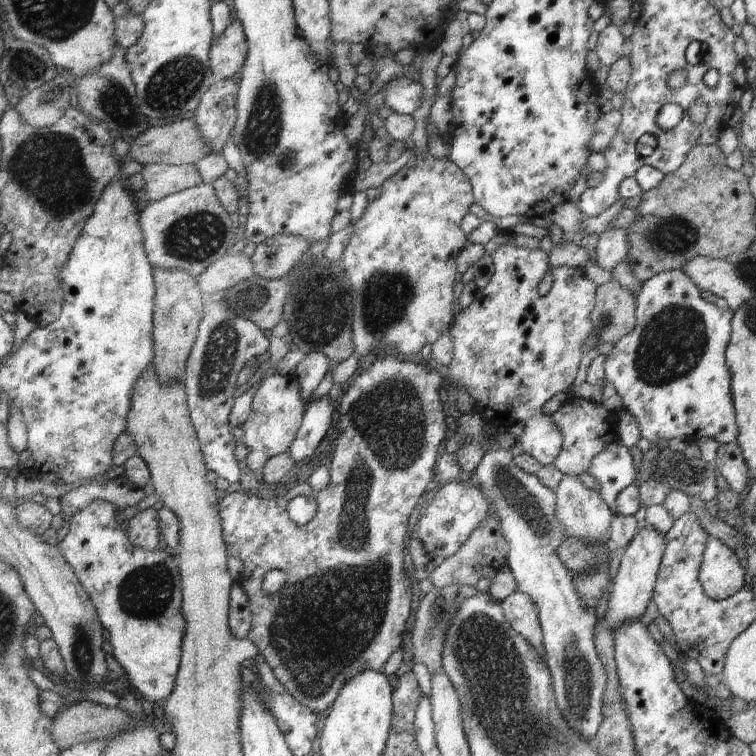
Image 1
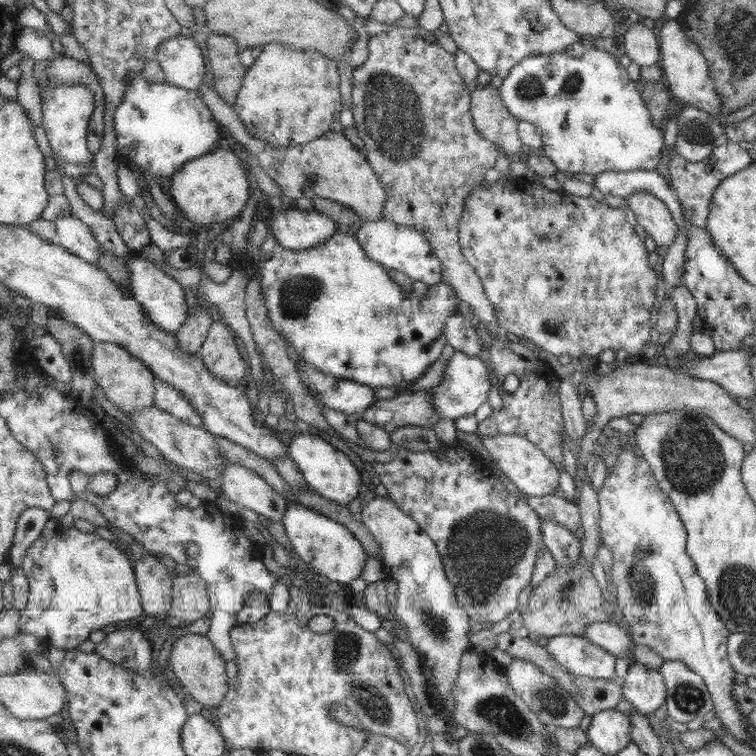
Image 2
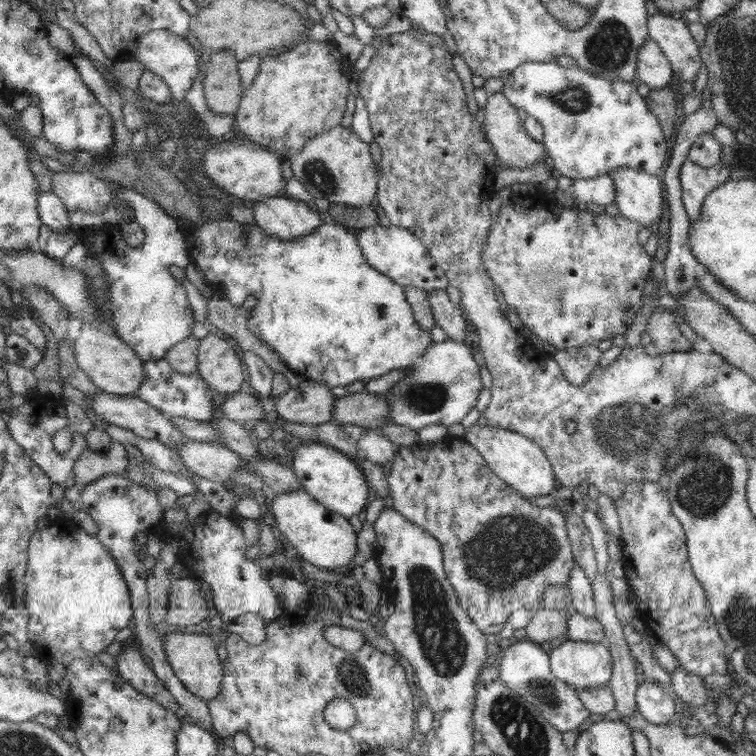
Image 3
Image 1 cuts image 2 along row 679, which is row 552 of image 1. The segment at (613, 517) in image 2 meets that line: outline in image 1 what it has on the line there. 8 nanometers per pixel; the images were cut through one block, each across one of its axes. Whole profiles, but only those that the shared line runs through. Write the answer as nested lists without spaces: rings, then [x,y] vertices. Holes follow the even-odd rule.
[[[707,535],[697,576],[703,592],[720,601],[743,589],[744,568],[739,553]]]

